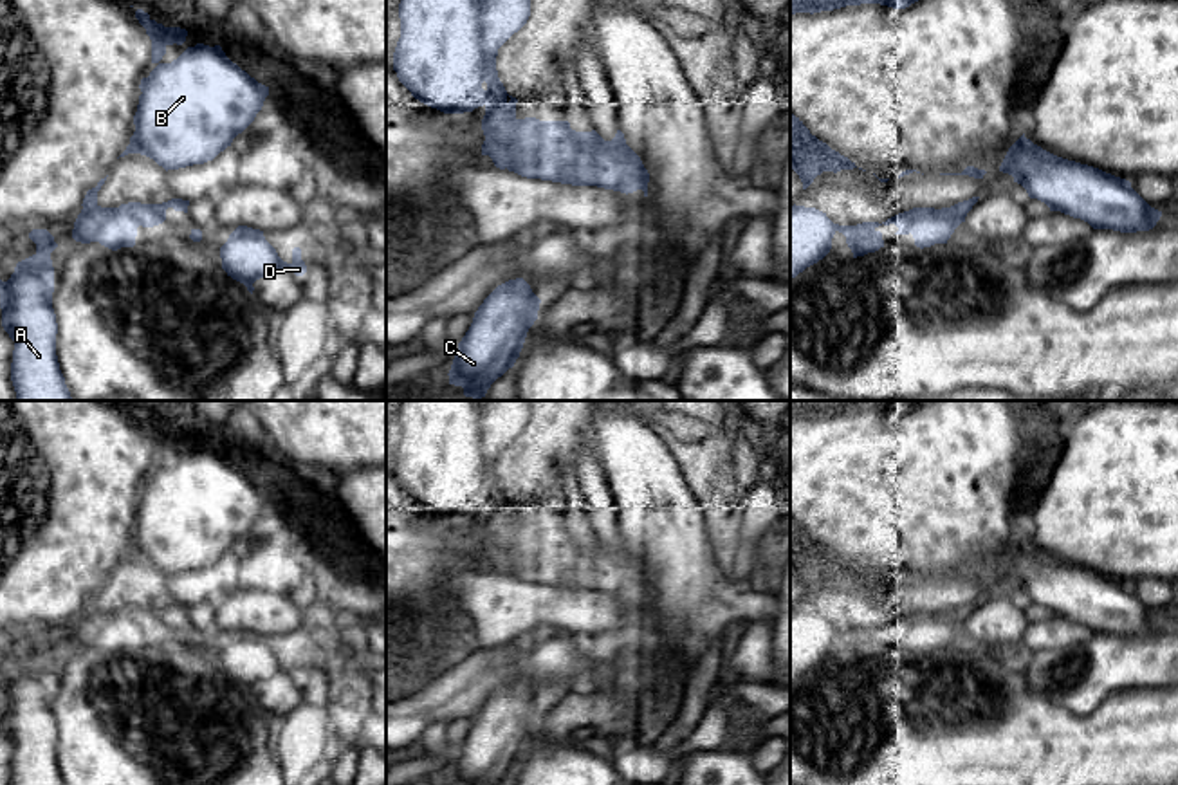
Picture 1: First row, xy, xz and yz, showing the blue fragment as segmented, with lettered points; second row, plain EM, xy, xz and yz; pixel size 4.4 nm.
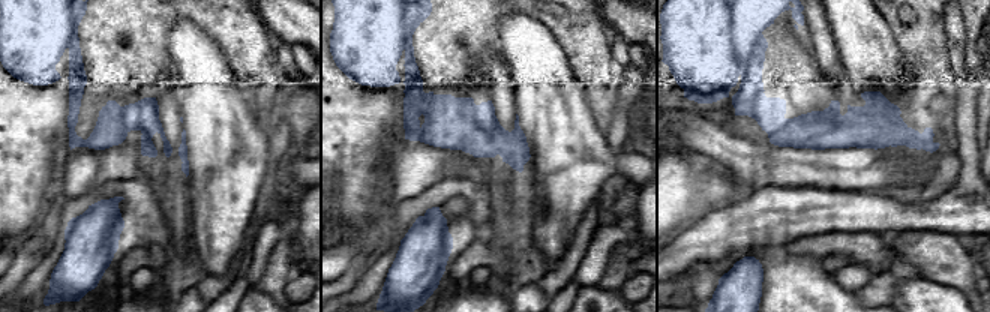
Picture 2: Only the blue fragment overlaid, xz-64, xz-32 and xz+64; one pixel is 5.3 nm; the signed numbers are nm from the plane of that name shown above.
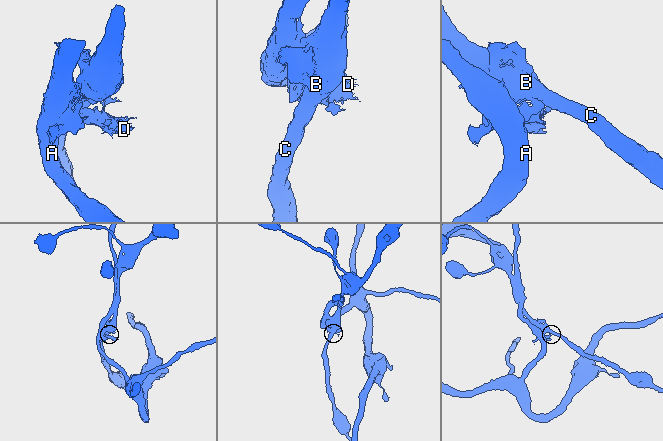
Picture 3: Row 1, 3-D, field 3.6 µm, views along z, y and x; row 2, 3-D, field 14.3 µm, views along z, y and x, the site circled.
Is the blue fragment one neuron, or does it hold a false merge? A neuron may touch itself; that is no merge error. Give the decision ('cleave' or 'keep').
cleave

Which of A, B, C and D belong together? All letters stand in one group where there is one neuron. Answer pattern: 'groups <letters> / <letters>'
groups A D / B C

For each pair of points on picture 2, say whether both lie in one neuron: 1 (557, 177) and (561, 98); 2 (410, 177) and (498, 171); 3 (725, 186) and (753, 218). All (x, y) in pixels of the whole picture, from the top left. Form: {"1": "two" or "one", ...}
{"1": "one", "2": "one", "3": "two"}

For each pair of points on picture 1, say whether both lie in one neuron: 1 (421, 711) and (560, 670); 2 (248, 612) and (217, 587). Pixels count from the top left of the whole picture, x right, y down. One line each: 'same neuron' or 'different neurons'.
1: same neuron
2: different neurons

